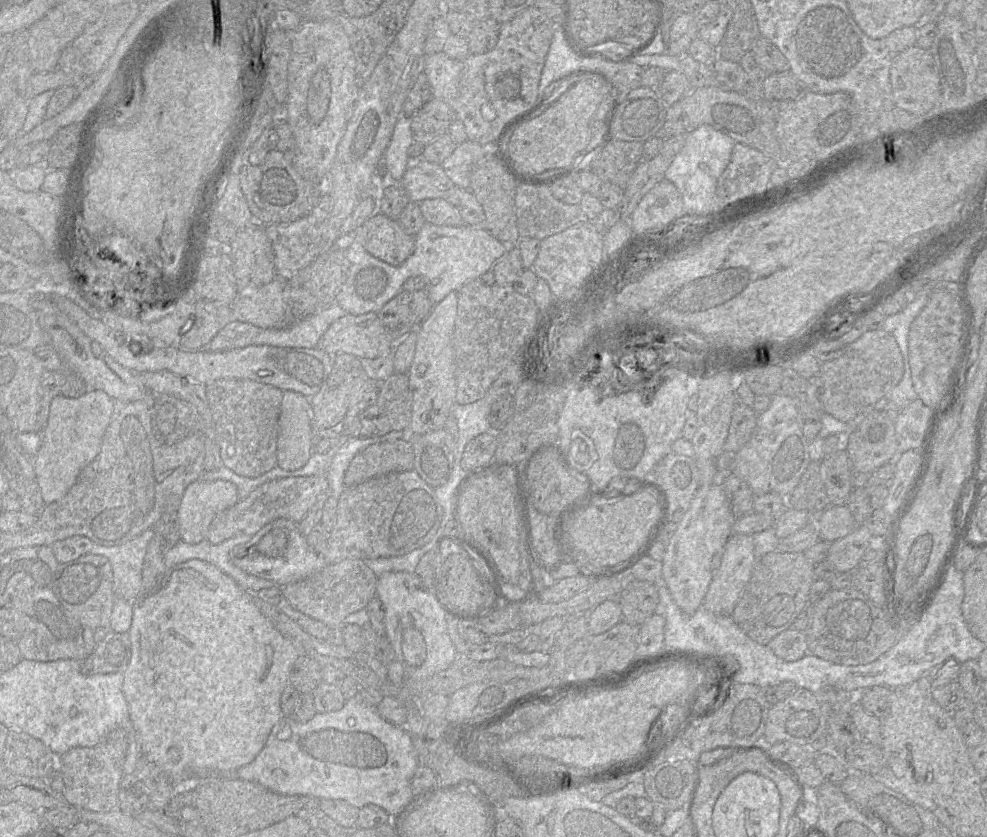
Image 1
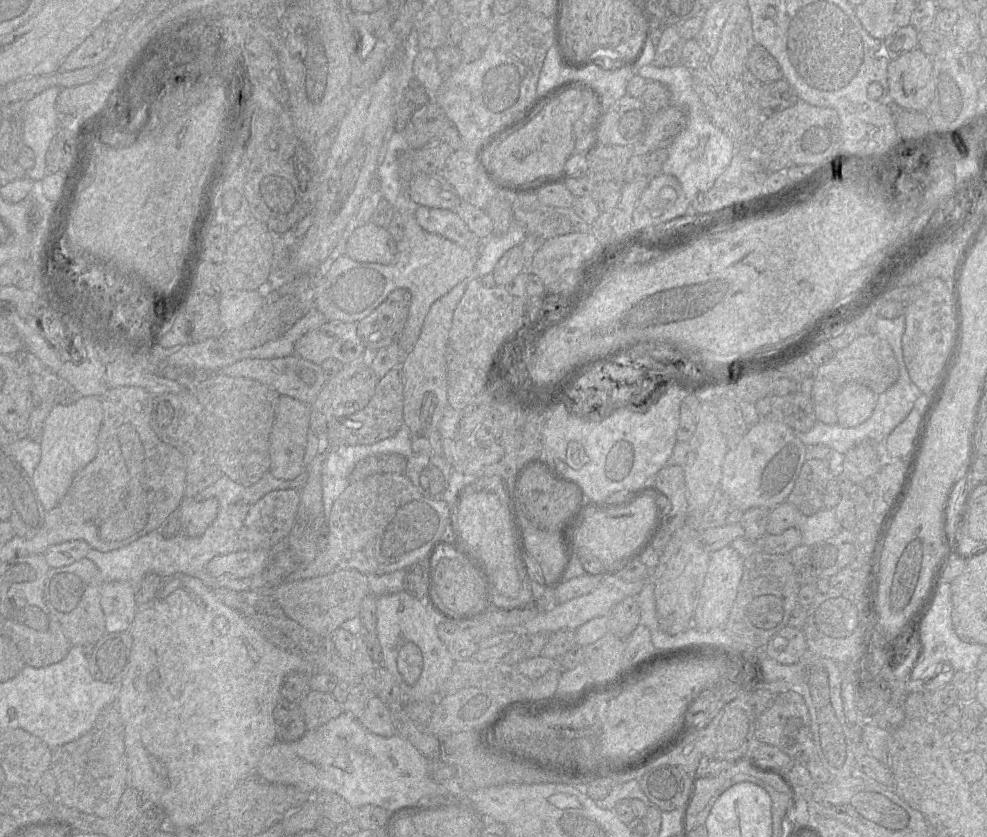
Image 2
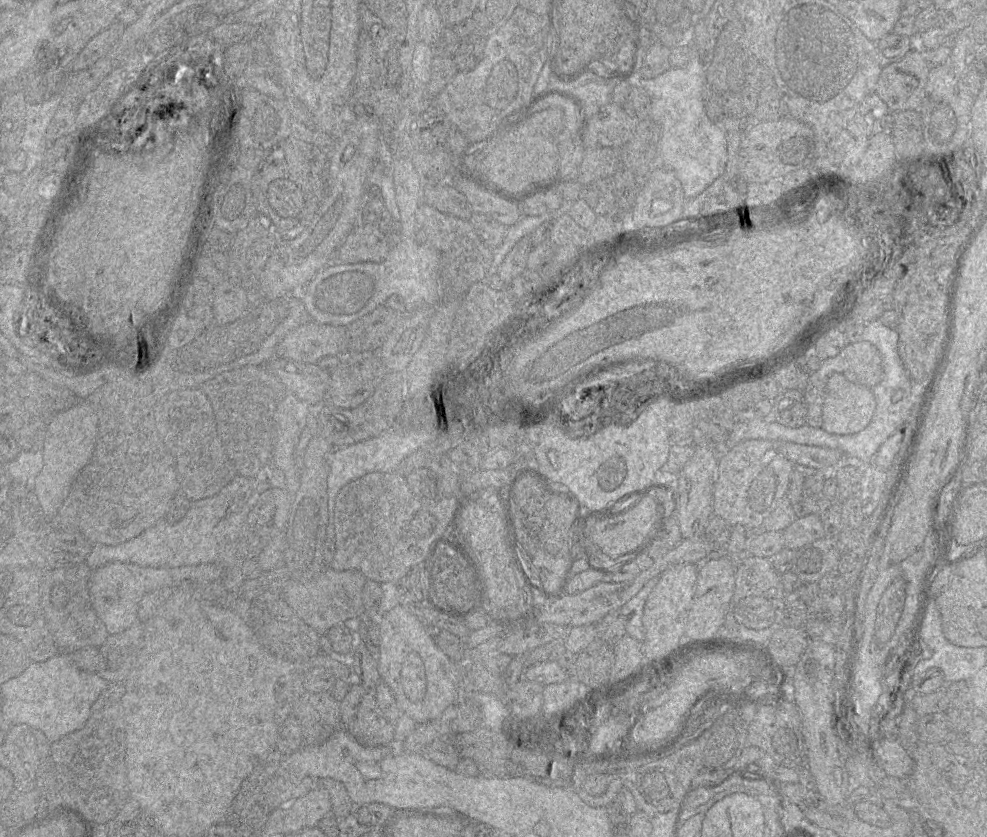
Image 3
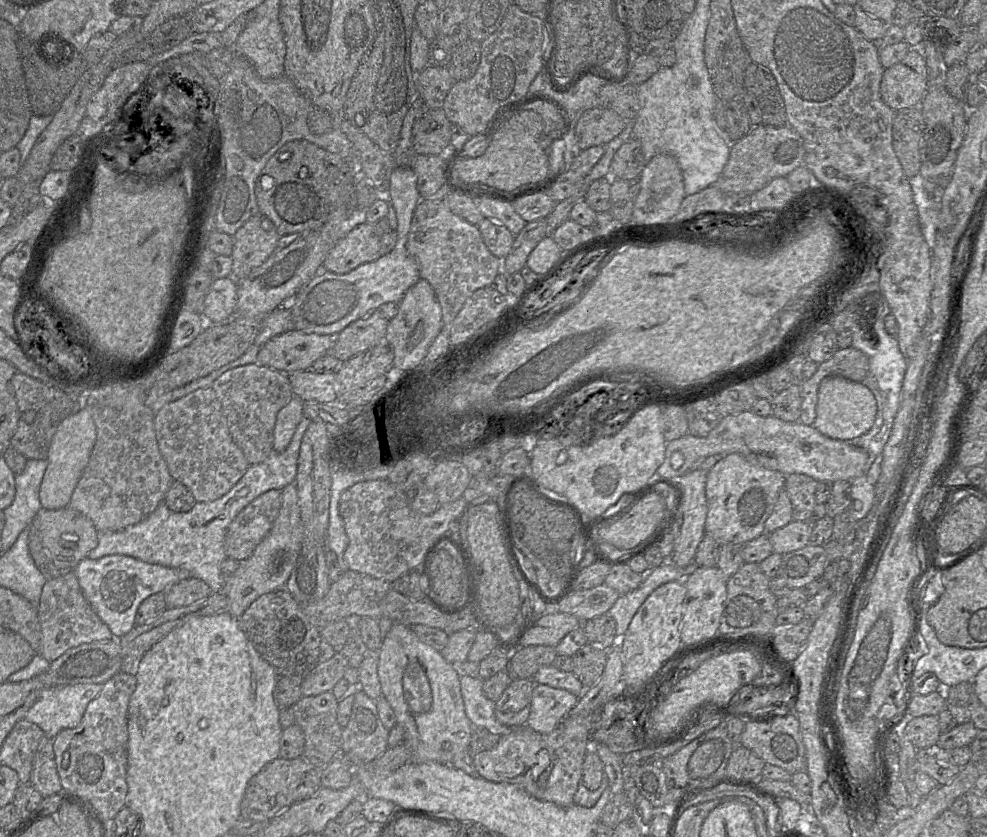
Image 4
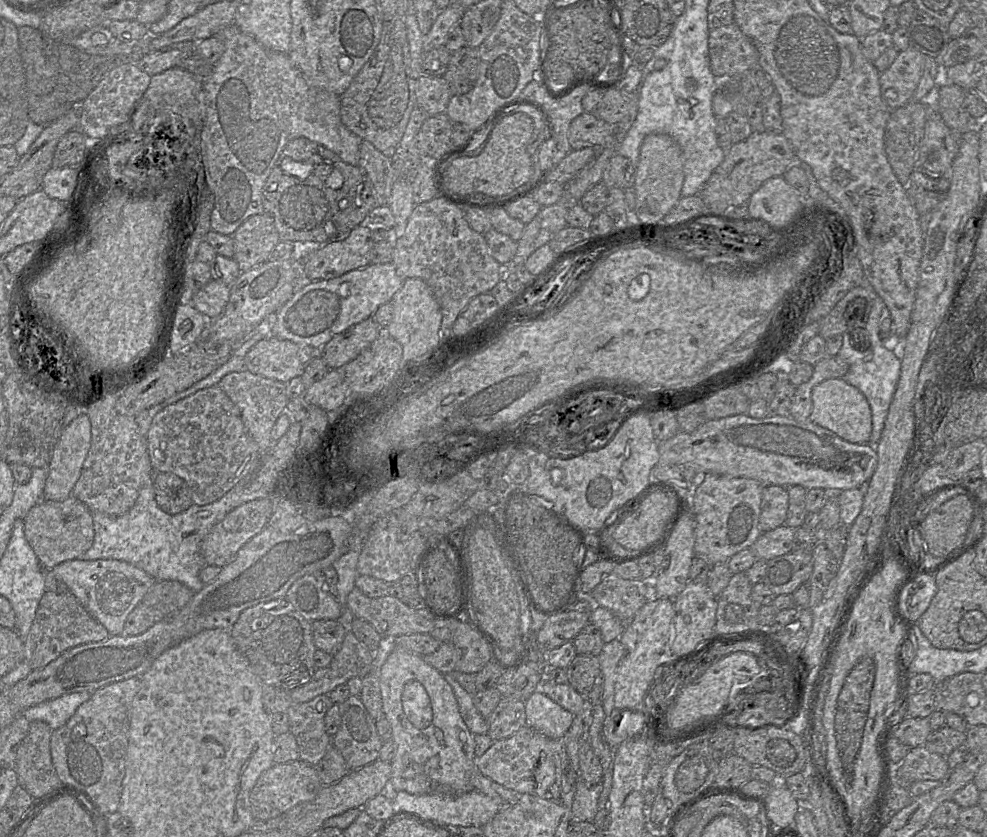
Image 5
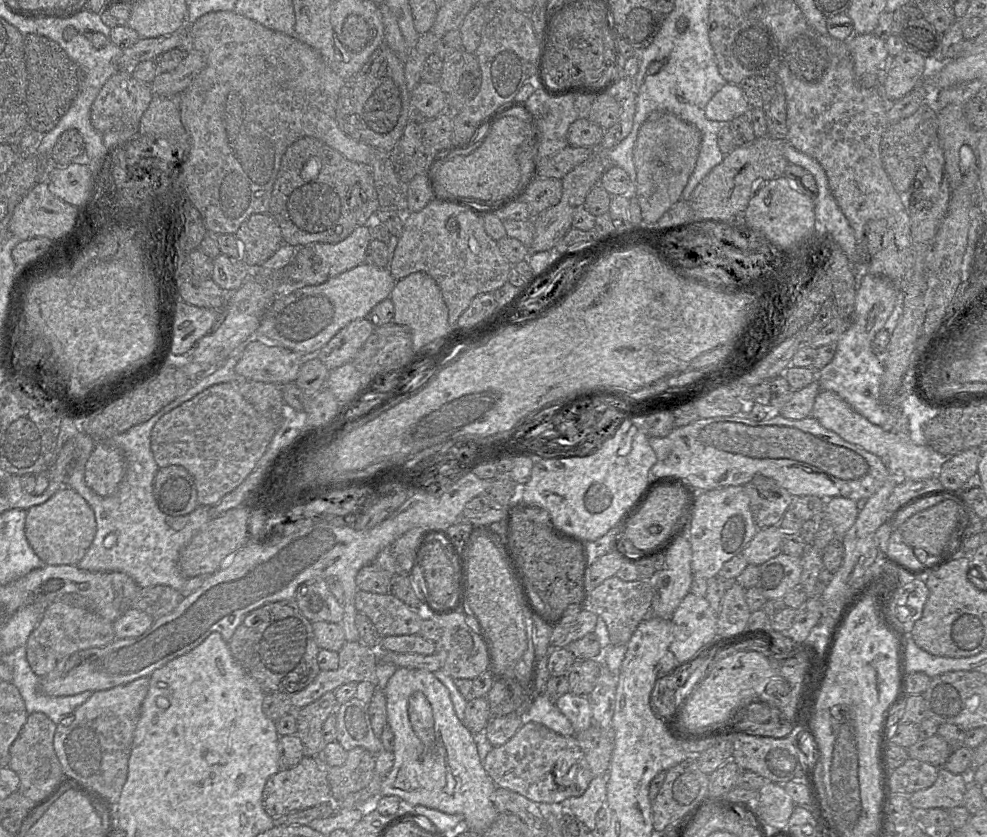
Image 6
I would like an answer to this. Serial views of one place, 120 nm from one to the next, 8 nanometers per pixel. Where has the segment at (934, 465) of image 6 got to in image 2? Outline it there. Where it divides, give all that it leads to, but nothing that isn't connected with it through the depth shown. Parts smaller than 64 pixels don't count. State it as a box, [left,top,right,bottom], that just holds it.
[836,381,877,427]

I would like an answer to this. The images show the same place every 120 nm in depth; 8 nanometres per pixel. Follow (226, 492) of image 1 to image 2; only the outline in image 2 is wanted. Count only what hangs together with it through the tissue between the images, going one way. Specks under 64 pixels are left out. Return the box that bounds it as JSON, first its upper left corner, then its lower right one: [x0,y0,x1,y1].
[178,497,219,537]

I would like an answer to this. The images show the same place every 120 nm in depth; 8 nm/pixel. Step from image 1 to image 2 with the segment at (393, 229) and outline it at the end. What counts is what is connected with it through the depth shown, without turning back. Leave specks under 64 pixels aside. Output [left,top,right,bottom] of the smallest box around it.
[345,222,397,264]

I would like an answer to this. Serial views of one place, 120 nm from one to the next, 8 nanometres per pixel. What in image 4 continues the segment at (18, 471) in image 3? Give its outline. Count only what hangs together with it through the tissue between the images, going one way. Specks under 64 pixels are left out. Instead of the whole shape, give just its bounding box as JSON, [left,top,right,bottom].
[1,459,47,554]

